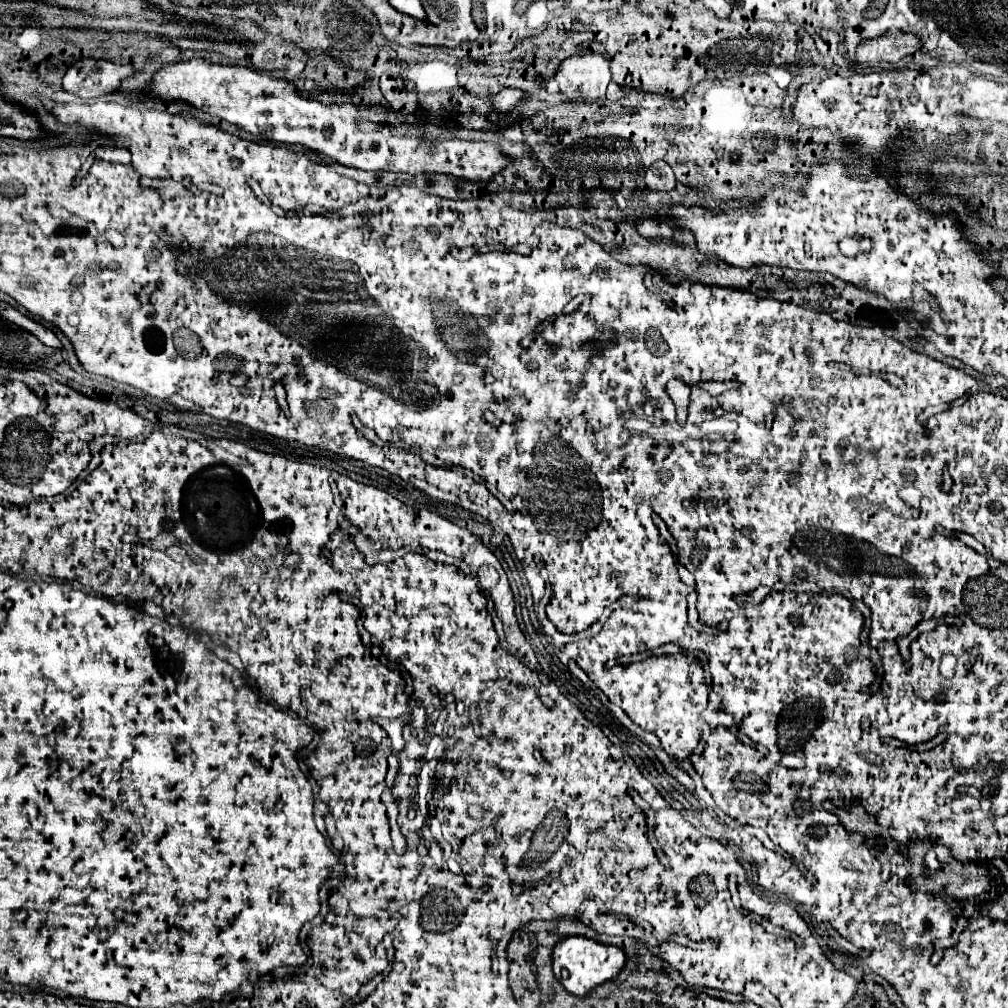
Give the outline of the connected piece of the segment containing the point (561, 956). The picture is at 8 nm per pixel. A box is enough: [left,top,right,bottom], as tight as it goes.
[552,937,626,999]

